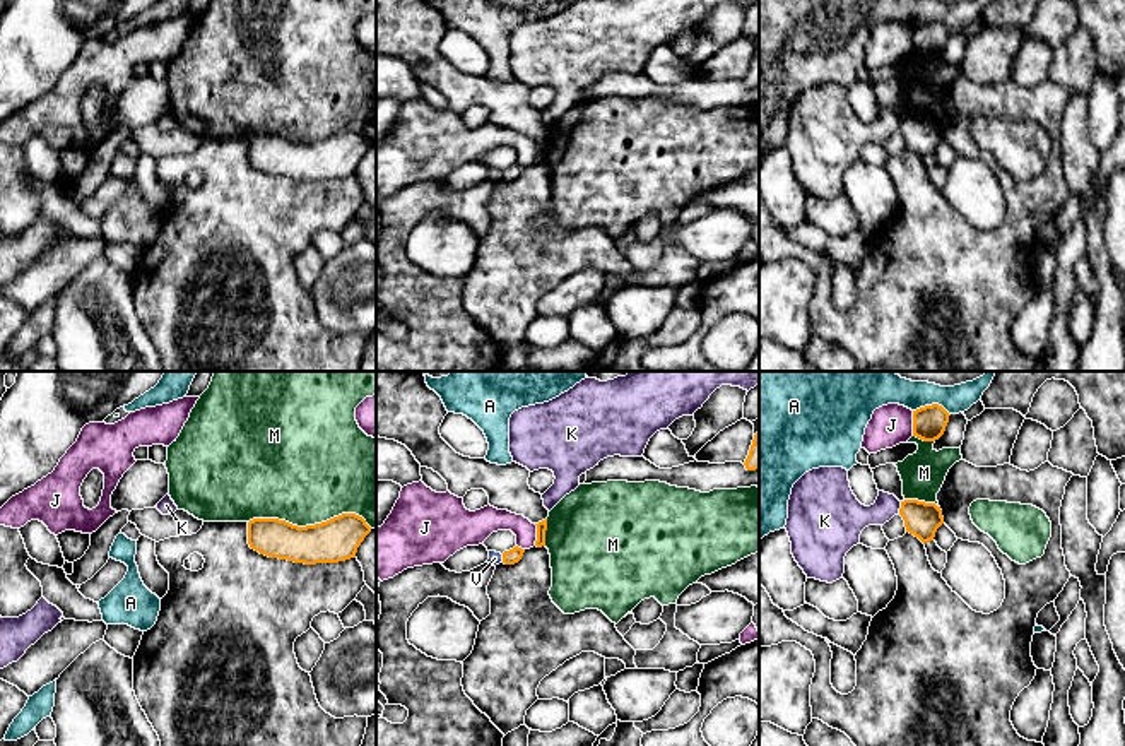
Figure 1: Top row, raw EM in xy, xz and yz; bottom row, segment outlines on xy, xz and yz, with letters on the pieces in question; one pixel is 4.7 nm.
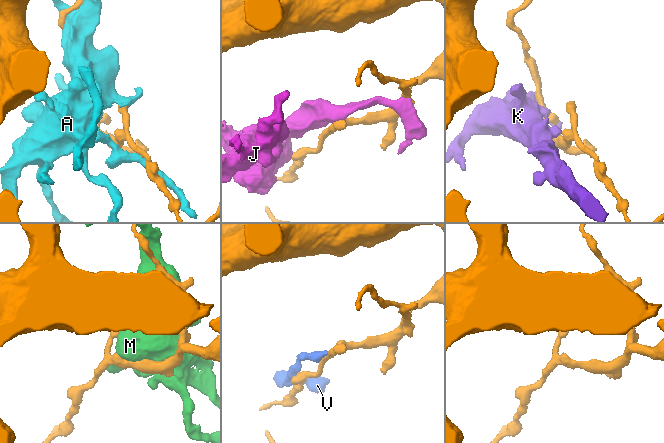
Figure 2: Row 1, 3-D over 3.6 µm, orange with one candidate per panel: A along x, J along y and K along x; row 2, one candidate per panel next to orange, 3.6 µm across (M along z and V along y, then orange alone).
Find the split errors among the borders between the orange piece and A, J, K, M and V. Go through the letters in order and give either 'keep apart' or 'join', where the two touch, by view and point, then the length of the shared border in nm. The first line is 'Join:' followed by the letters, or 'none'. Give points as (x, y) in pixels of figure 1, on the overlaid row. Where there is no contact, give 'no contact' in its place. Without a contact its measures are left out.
Join: none
A: keep apart; meets orange in yz at (932, 404); contact 180 nm long
J: keep apart; meets orange in yz at (913, 423); contact 120 nm long
K: keep apart; meets orange in yz at (901, 507); contact 60 nm long
M: keep apart; meets orange in xy at (310, 526); contact 600 nm long
V: keep apart; meets orange in xz at (503, 558); contact 40 nm long

